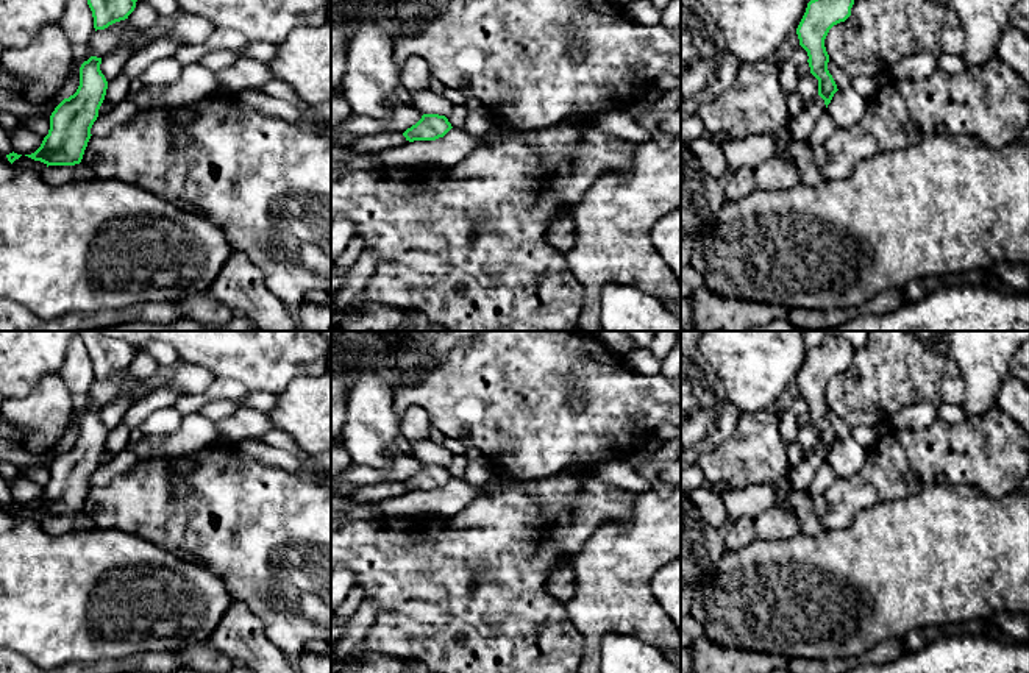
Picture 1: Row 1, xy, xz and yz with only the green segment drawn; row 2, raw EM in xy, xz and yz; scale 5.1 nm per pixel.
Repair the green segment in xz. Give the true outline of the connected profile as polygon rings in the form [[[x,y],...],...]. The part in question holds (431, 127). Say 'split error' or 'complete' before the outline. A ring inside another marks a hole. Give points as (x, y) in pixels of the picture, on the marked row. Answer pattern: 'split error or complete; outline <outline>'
complete; outline [[[423,114],[415,125],[403,133],[403,136],[409,142],[436,141],[439,137],[443,137],[451,128],[453,126],[445,116]]]

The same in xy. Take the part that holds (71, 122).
complete; outline [[[91,56],[80,67],[80,86],[50,116],[50,130],[41,147],[25,155],[48,166],[80,164],[98,117],[108,81],[100,70],[101,58]]]

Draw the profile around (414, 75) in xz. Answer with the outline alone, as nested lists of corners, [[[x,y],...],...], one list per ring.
[[[411,56],[400,69],[400,84],[411,94],[428,91],[431,72],[428,61],[420,56]]]

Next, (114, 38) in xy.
[[[120,20],[109,25],[105,30],[97,30],[89,37],[87,44],[87,61],[91,56],[105,59],[108,55],[122,48],[131,48],[133,53],[139,52],[151,42],[150,36],[144,30],[128,30],[126,22]]]

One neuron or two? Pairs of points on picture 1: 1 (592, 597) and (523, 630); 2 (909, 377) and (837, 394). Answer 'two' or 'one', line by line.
1: two
2: one

